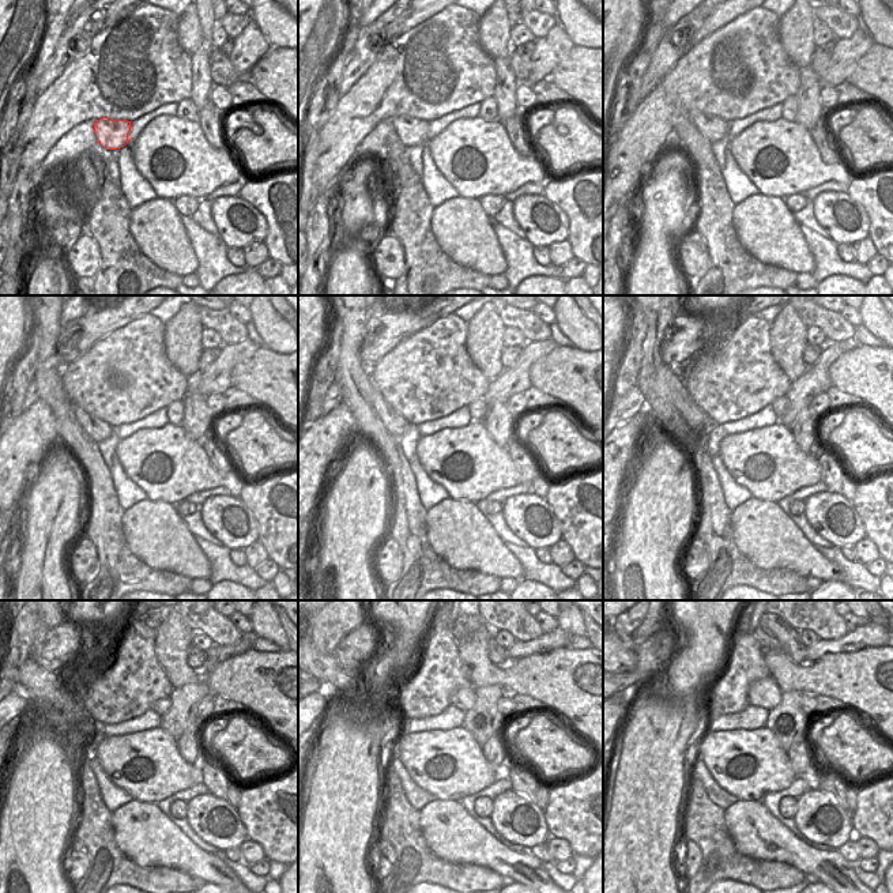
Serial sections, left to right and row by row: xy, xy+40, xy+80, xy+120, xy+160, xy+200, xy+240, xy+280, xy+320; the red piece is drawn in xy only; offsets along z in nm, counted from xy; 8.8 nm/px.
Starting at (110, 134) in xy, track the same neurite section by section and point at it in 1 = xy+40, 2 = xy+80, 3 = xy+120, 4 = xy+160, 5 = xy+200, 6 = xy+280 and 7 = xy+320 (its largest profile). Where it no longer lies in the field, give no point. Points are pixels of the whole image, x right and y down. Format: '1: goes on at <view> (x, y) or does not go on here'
1: goes on at xy+40 (411, 131)
2: goes on at xy+80 (712, 127)
3: goes on at xy+120 (98, 429)
4: goes on at xy+160 (396, 425)
5: goes on at xy+200 (697, 418)
6: goes on at xy+280 (326, 670)
7: goes on at xy+320 (630, 654)

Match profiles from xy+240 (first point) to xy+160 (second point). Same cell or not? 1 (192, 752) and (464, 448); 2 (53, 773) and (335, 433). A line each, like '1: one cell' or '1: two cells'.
1: two cells
2: two cells

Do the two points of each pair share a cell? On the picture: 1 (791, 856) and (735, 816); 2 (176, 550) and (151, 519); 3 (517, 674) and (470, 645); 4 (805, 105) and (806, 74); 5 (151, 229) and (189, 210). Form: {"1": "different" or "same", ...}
{"1": "same", "2": "same", "3": "same", "4": "same", "5": "different"}

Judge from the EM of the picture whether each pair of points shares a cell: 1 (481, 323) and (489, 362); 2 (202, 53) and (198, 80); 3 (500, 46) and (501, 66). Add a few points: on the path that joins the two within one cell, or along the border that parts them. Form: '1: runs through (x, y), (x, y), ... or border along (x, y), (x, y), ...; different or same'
1: runs through (485, 332), (485, 353); same
2: runs through (200, 60), (200, 74); same
3: border along (508, 55), (494, 59); different

